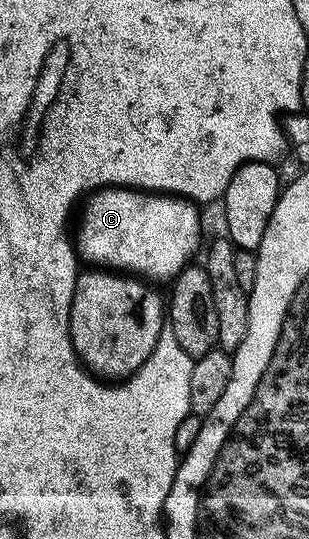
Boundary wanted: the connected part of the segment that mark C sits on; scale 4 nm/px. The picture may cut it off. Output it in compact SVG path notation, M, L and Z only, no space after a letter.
M101 189L86 198L82 209L83 222L79 225L79 237L77 233L77 252L86 264L87 261L91 264L88 266L96 270L134 275L151 283L171 283L196 260L194 257L201 243L203 221L199 218L200 210L184 198L140 193L133 189Z

